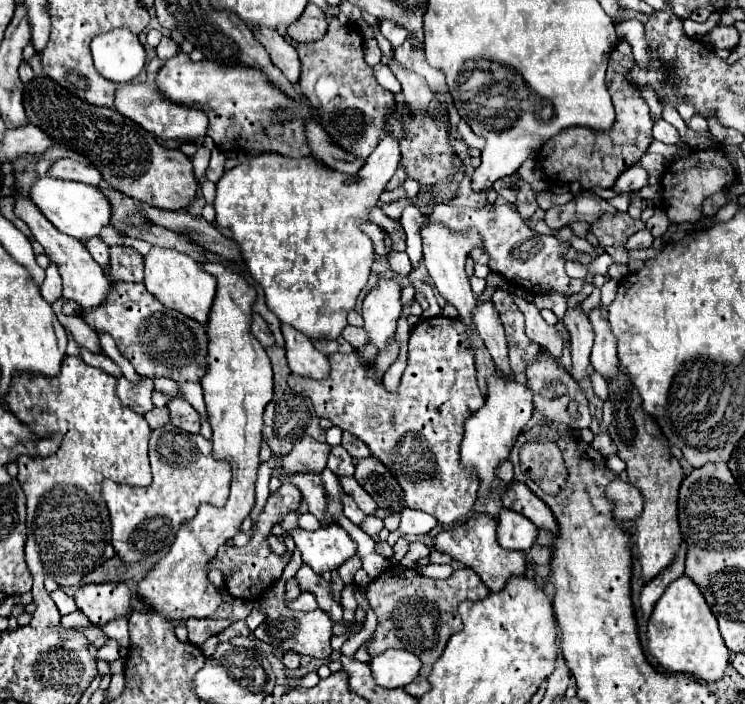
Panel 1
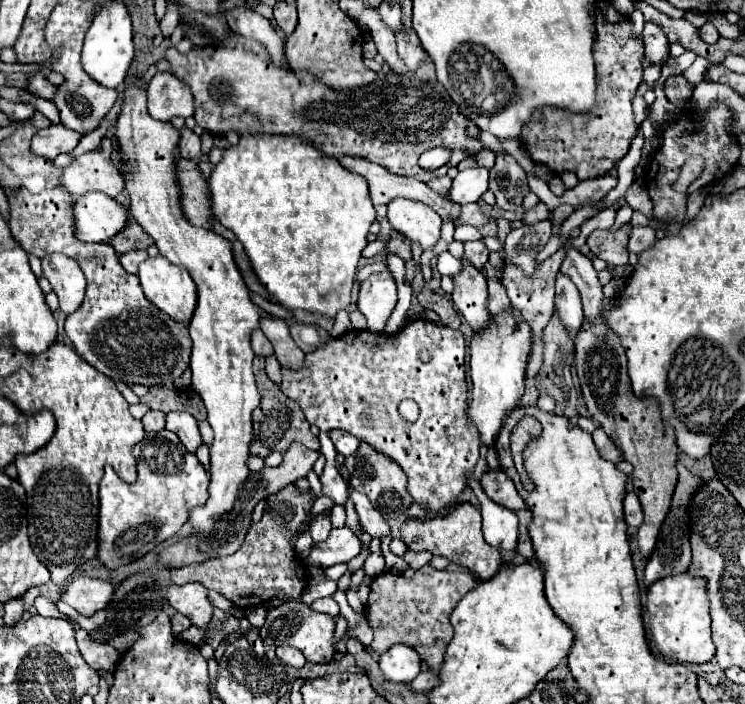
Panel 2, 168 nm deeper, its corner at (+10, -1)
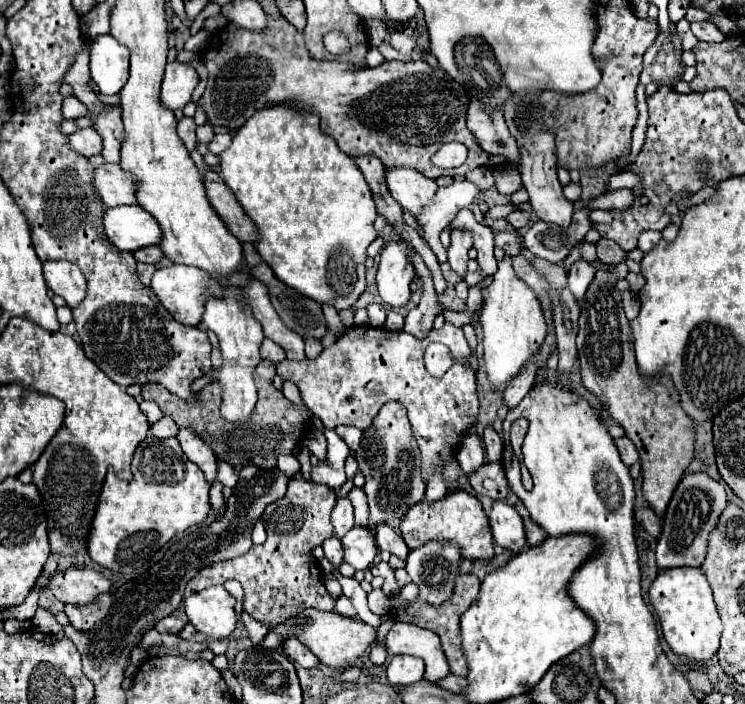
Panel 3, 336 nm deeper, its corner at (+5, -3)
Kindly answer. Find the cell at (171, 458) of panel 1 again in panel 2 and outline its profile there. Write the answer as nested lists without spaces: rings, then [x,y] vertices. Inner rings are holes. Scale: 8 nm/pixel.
[[[161,429],[157,433],[145,433],[145,437],[133,447],[133,455],[137,459],[137,481],[133,485],[123,483],[119,477],[113,475],[111,467],[105,467],[105,475],[99,483],[99,561],[107,569],[117,569],[119,565],[131,563],[145,553],[153,551],[159,543],[175,535],[183,523],[187,521],[187,513],[191,507],[205,505],[209,495],[207,495],[207,485],[209,485],[209,473],[205,467],[199,463],[199,459],[185,451],[183,443],[177,439],[167,429]]]

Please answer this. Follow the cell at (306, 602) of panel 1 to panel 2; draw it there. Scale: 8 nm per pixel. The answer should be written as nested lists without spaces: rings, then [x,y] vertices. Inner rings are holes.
[[[317,599],[309,607],[315,609],[315,611],[321,611],[321,613],[329,613],[331,617],[337,617],[339,615],[339,605],[333,599]]]

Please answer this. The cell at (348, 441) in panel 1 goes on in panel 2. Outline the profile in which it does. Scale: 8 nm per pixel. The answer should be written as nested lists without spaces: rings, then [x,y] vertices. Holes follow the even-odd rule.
[[[337,429],[337,431],[329,431],[329,437],[331,437],[335,449],[337,449],[343,457],[353,455],[353,453],[357,451],[357,447],[359,447],[359,441],[357,441],[353,435],[349,435],[349,433],[345,433],[345,431],[339,431],[339,429]]]

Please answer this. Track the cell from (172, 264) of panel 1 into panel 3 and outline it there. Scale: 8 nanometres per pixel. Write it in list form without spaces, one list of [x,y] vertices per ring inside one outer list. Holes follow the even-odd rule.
[[[172,265],[172,267],[158,269],[154,273],[154,277],[152,277],[152,285],[150,287],[158,295],[160,303],[168,309],[168,313],[178,323],[186,323],[186,325],[194,325],[194,327],[198,327],[200,321],[202,321],[204,305],[206,305],[208,297],[222,297],[218,281],[206,277],[206,273],[202,273],[202,269],[186,267],[186,265]]]

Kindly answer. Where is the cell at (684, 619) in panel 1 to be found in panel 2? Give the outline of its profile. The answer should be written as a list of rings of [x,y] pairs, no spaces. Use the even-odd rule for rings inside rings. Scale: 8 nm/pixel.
[[[687,573],[665,577],[651,585],[647,593],[651,641],[655,643],[659,655],[663,655],[665,659],[675,659],[691,665],[703,665],[713,659],[715,645],[711,641],[711,617],[705,587],[705,579],[691,577]]]

